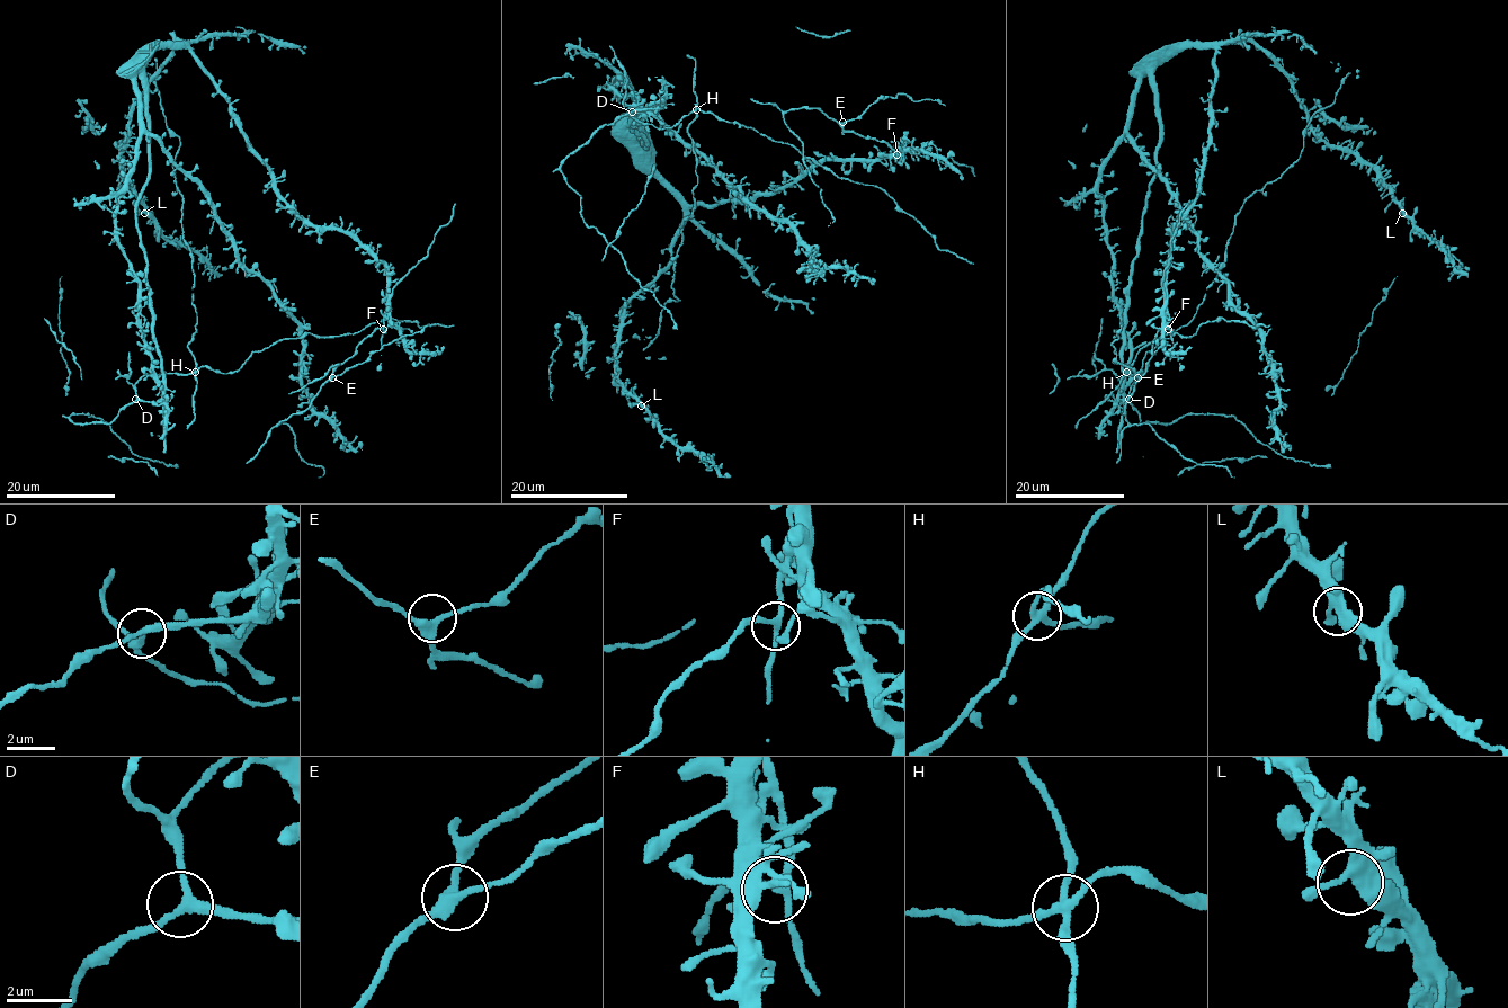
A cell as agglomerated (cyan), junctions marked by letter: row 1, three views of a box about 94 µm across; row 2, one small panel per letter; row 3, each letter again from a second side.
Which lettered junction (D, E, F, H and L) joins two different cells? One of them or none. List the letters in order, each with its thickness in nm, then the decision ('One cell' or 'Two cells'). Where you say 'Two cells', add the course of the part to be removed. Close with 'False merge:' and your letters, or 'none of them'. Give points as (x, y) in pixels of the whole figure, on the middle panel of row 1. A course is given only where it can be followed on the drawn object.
D: Thickness 240 nm. One cell
E: Thickness 320 nm. One cell
F: Thickness 200 nm. One cell
H: Thickness 280 nm. One cell
L: Thickness 380 nm. One cell
False merge: none of them

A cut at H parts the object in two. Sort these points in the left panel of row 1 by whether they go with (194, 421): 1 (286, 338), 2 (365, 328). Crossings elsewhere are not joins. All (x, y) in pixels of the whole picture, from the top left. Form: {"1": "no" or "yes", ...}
{"1": "no", "2": "no"}

